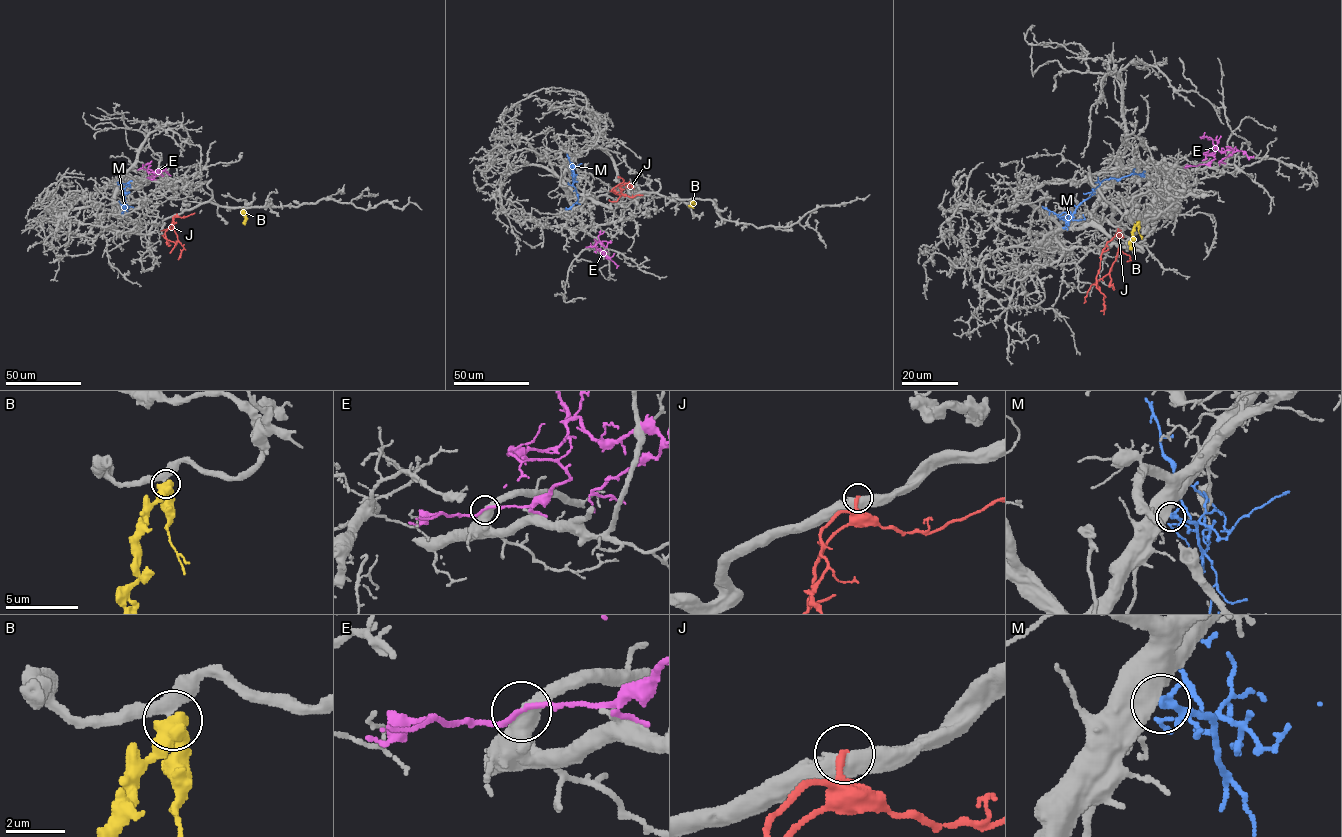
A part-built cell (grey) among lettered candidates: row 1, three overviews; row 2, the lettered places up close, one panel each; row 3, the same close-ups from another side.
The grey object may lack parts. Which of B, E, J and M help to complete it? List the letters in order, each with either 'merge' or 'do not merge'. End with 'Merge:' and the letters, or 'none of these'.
B: merge
E: do not merge
J: do not merge
M: do not merge
Merge: B

